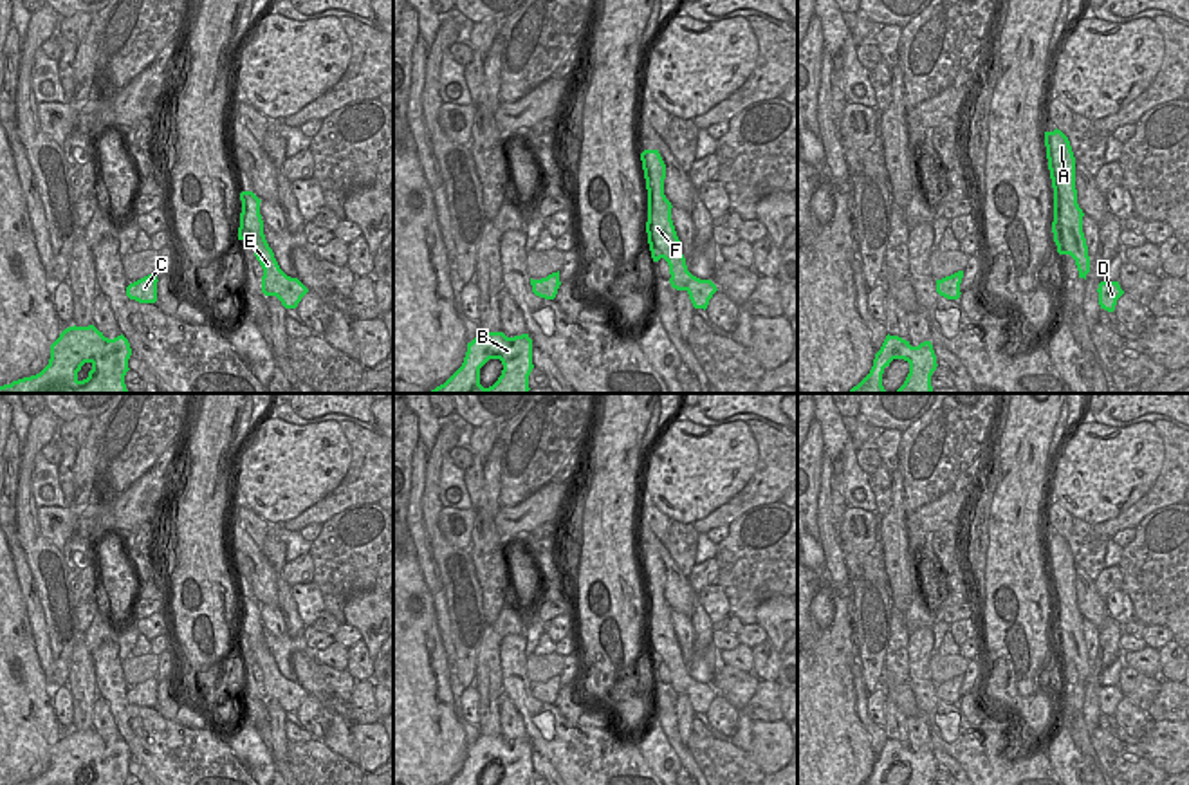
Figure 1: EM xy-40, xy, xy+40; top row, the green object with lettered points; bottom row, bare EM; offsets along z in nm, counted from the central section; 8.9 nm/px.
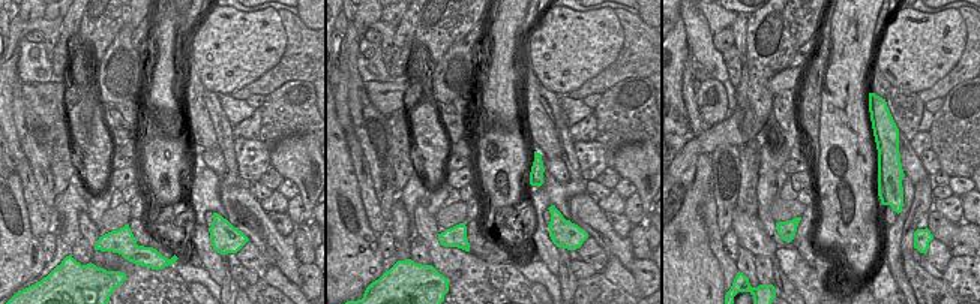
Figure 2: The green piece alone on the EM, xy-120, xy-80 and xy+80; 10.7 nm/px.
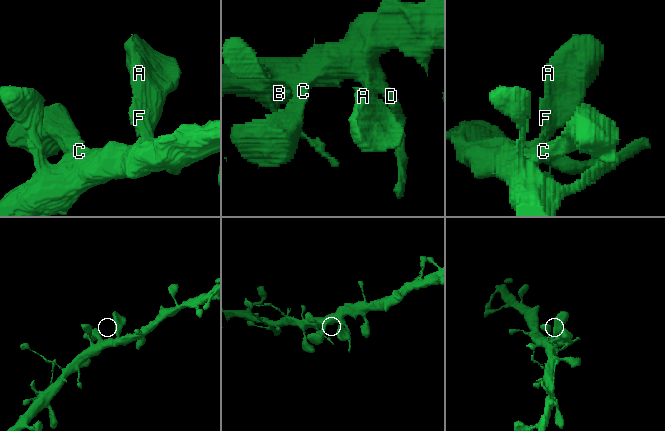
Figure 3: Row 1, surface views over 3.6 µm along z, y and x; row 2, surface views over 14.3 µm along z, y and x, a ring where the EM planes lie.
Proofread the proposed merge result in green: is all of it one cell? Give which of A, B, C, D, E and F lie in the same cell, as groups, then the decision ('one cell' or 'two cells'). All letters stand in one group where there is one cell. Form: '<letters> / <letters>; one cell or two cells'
A B C D E F; one cell

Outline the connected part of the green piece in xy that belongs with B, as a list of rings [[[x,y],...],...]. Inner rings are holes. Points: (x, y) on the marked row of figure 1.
[[[484,332],[467,343],[462,366],[429,393],[529,393],[529,375],[532,372],[532,339],[529,334],[507,337],[503,332]],[[489,359],[503,365],[498,381],[484,388],[480,368]]]

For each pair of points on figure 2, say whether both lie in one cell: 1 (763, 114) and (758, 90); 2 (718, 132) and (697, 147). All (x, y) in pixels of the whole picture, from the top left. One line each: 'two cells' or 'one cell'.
1: one cell
2: one cell

